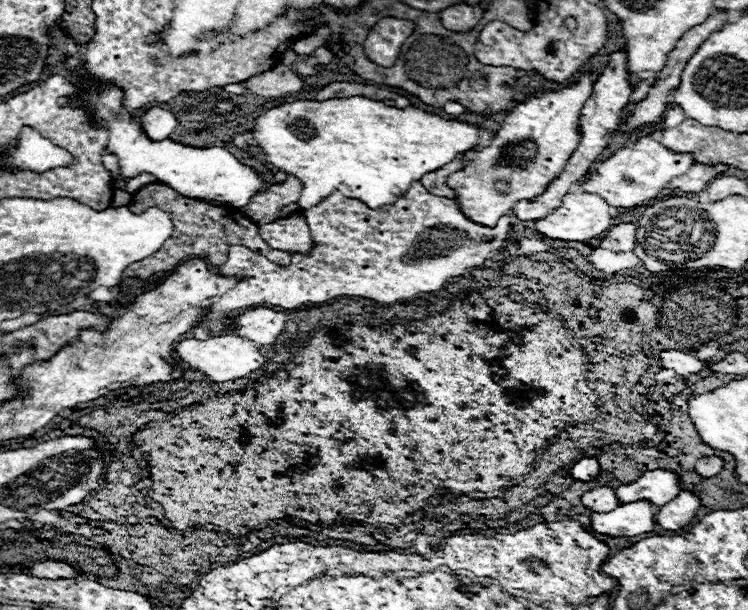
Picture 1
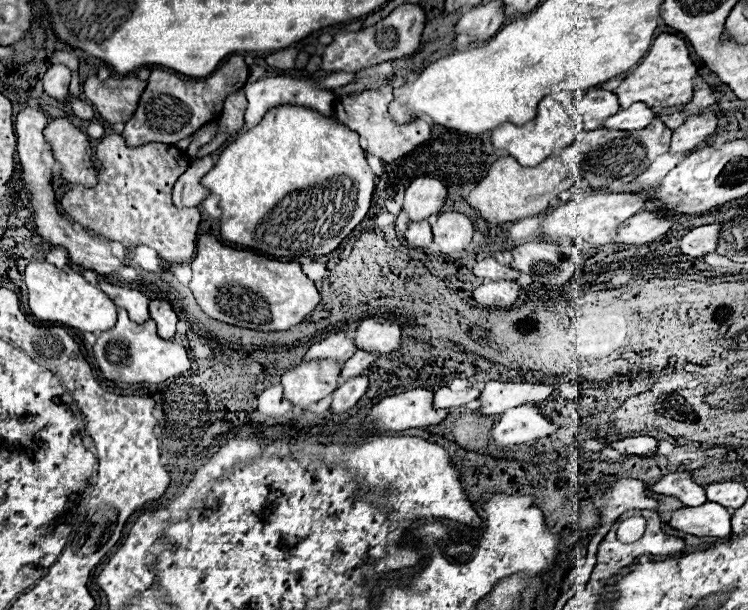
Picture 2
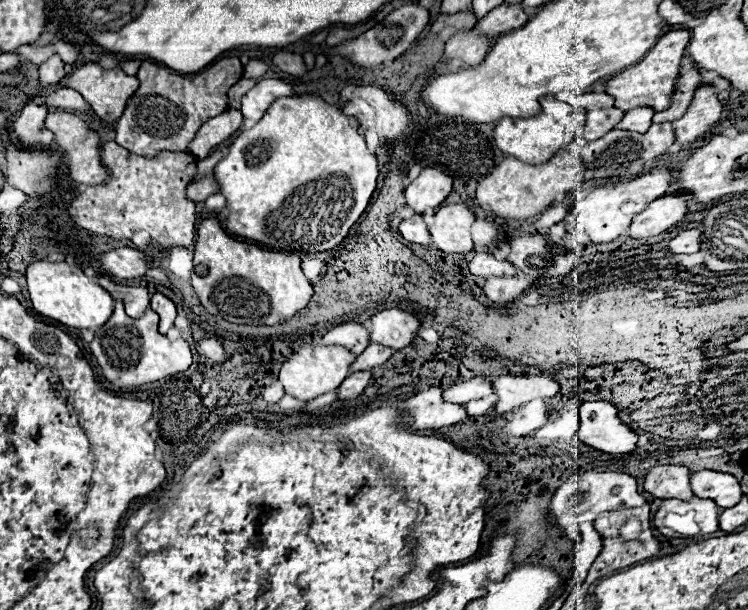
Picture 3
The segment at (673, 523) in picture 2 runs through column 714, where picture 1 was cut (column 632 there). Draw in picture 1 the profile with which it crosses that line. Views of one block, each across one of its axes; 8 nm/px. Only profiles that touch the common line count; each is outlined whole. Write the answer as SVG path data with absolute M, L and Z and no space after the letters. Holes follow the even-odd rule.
M648 502L622 504L610 512L594 512L590 516L590 528L612 538L632 538L644 532L654 532L654 510L656 508Z

